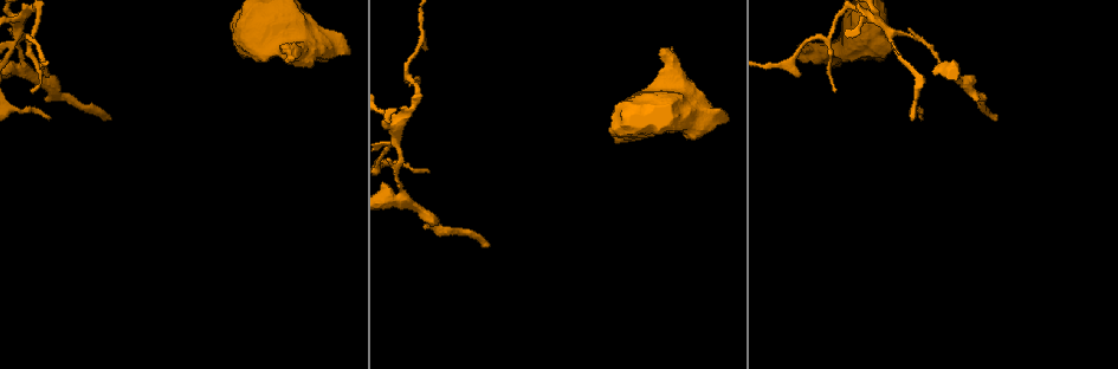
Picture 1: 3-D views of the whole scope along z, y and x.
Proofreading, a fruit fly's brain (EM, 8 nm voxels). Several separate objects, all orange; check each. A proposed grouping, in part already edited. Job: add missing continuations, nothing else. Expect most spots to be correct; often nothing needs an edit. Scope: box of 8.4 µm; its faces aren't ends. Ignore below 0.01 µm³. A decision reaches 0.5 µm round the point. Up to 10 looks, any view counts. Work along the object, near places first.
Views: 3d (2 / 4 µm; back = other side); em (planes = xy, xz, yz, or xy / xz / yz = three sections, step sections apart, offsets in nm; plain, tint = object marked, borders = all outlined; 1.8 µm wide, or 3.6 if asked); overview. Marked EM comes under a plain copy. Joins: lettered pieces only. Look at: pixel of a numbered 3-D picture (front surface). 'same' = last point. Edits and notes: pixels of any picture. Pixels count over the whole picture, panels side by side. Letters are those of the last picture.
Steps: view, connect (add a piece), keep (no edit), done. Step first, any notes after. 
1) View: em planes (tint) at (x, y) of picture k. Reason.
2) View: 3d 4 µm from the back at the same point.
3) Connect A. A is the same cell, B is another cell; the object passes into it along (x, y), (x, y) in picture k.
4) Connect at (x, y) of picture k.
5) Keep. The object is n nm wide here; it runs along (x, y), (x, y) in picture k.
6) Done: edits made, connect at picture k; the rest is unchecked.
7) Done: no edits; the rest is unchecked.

View: em planes (borders) at (891, 32) of picture 1.

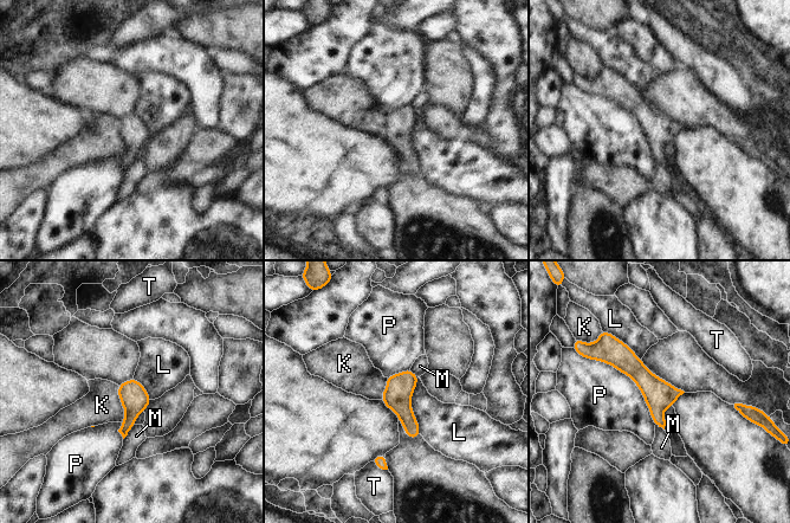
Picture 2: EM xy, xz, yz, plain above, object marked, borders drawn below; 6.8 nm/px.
Keep. K, L, M, P and T are other cells; a border runs along (117, 386), (124, 411), (122, 421) in picture 2; no lettered piece goes on from it.

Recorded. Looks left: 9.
View: em planes (borders) at (918, 116) of picture 1. End of a long branch.

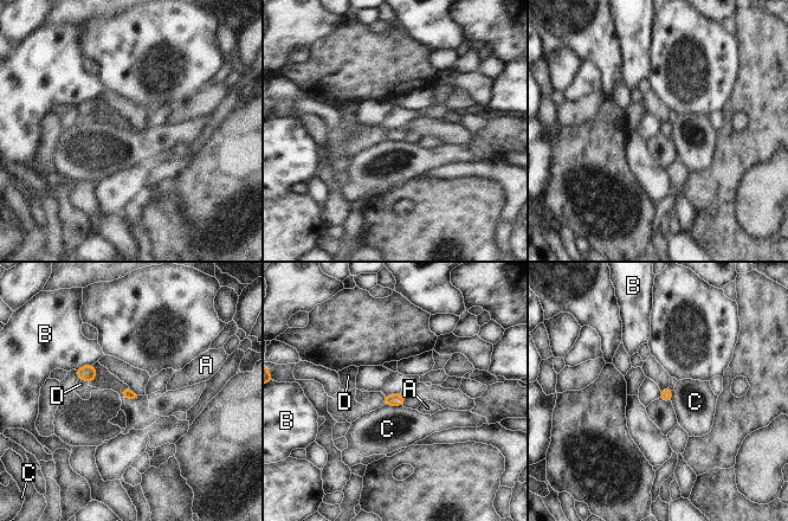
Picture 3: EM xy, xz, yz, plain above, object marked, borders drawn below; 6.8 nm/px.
Keep. A, B, C and D are other cells; a border runs along (78, 378), (88, 383) in picture 3; no lettered piece goes on from it.

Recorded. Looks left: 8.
View: 3d 2 µm from the back at (488, 244) of picture 1. Branch stops here.

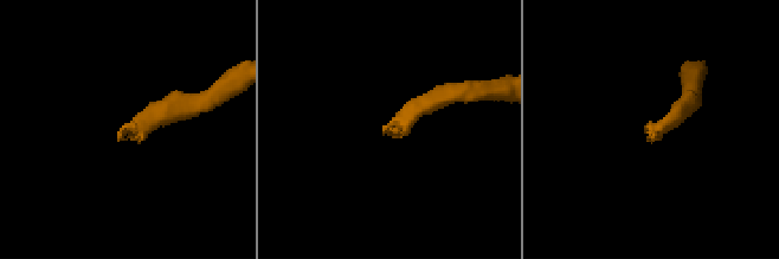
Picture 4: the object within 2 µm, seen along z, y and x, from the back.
View: em planes (borders) at (651, 127) of picture 4. Need the tissue.

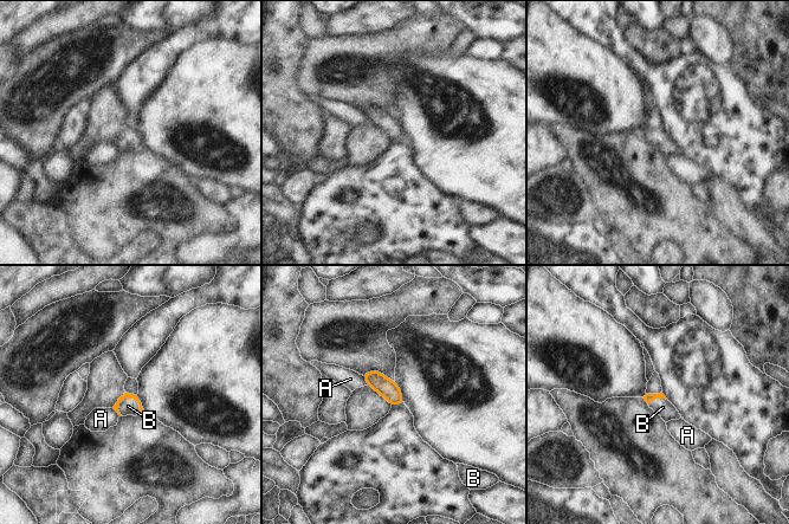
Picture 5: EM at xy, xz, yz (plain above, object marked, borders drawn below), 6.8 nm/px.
Connect B. The longest contact is with B, 170 nm; B is the same cell, A is another cell; the object passes into it along (127, 395), (133, 398), (128, 406) in picture 5; it goes on there.

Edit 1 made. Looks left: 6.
View: overview.

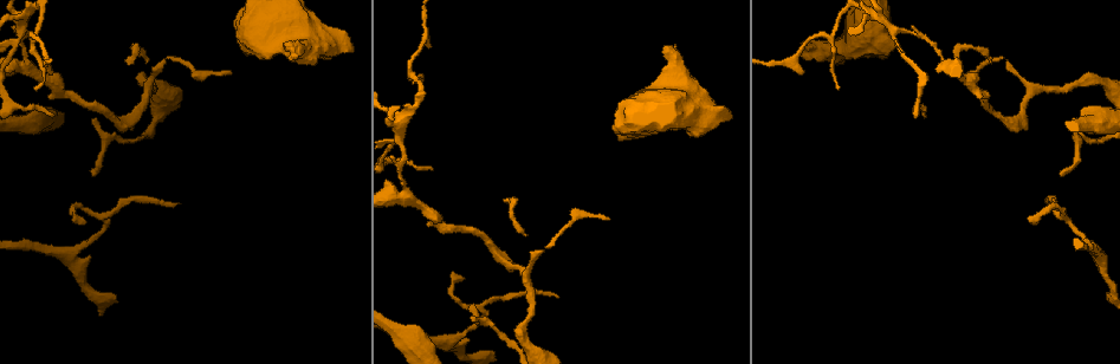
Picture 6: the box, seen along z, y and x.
View: em planes (borders) at (87, 221) of picture 6. Free end.

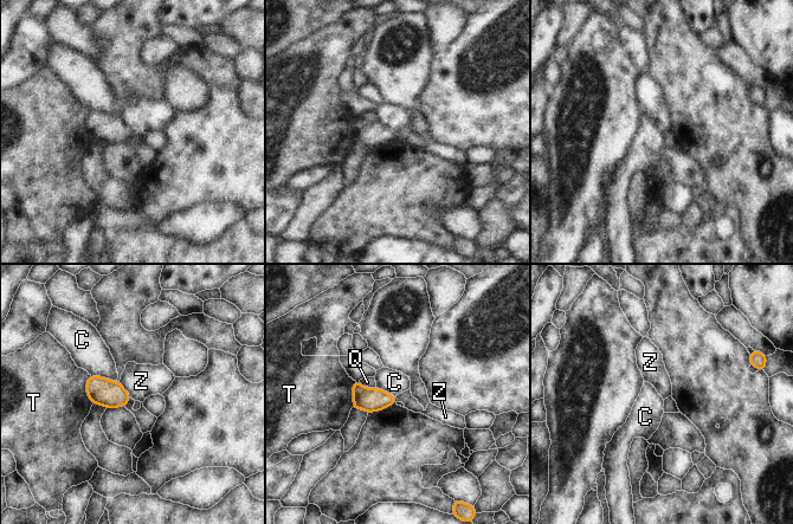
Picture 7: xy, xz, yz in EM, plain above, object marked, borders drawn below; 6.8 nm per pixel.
Keep. C, Q, T and Z are other cells; a border runs along (120, 381), (131, 398) in picture 7; none of them fits.

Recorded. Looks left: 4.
Done: edits made, connect at picture 5; the rest is unchecked.

